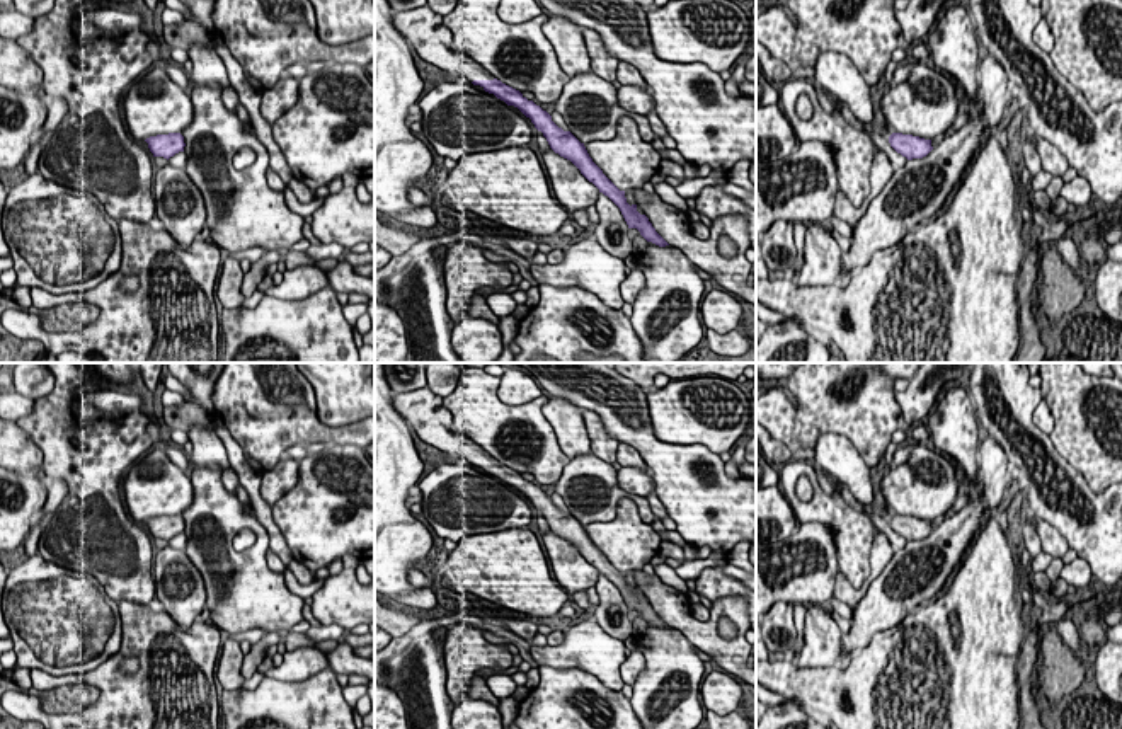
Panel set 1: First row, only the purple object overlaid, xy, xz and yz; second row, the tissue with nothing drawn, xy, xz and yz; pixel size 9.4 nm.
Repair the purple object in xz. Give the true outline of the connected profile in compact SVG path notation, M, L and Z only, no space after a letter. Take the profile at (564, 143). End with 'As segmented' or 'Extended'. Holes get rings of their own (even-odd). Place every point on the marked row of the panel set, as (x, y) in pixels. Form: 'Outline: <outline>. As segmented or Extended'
Outline: M429 5L393 12L392 17L397 31L407 39L410 48L426 61L451 75L463 75L473 85L494 94L507 106L518 107L531 119L535 128L543 133L550 148L560 157L570 160L581 174L592 182L599 192L608 196L621 211L628 228L637 228L640 235L659 247L669 245L652 227L645 215L637 211L637 204L628 204L625 191L620 191L592 162L584 143L570 131L558 128L552 116L528 100L519 90L502 83L489 73L480 63L453 48L451 31L443 24L443 15Z. Extended

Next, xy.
Outline: M180 133L157 135L145 140L153 157L170 158L184 152L184 136Z. As segmented

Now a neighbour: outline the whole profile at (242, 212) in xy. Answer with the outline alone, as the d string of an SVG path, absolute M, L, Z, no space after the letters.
M194 85L194 118L180 133L184 170L203 194L209 240L230 254L254 247L289 250L303 238L305 220L286 206L284 192L267 184L266 146L225 107L221 94L220 85ZM243 146L255 152L255 162L237 170L233 157Z

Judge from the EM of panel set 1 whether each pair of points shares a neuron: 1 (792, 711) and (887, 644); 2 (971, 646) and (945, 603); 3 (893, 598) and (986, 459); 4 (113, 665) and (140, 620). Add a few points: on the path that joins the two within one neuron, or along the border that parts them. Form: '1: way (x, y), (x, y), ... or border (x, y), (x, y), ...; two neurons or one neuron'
1: border (785, 699), (794, 699), (804, 711); two neurons
2: way (971, 634), (971, 620), (957, 607); one neuron
3: way (927, 564), (990, 493); one neuron
4: way (121, 654), (140, 636), (140, 631); one neuron

